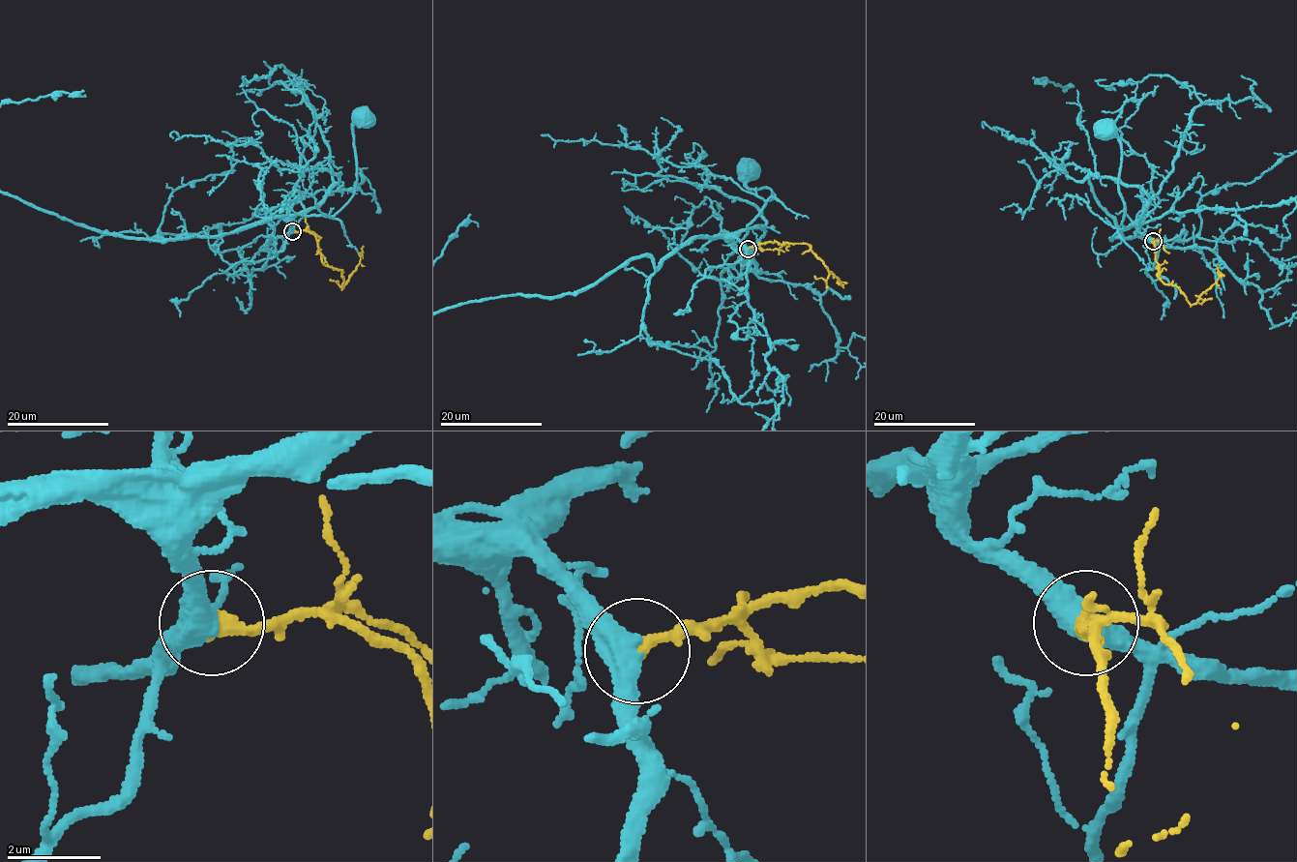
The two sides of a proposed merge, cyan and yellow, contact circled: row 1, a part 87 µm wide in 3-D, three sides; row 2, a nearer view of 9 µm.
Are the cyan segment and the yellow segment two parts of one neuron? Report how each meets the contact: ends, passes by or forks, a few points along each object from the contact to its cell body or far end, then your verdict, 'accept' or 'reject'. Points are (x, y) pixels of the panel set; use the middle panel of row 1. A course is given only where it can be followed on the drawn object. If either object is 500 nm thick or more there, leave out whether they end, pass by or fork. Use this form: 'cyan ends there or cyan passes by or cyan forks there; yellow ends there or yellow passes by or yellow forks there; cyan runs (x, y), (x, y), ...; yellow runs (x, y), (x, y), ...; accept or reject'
cyan runs (747, 249), (737, 236), (775, 194), (766, 187), (750, 189), (746, 184), (751, 174), (749, 165), (746, 168); yellow runs (748, 249), (772, 242), (806, 243), (838, 279); accept

